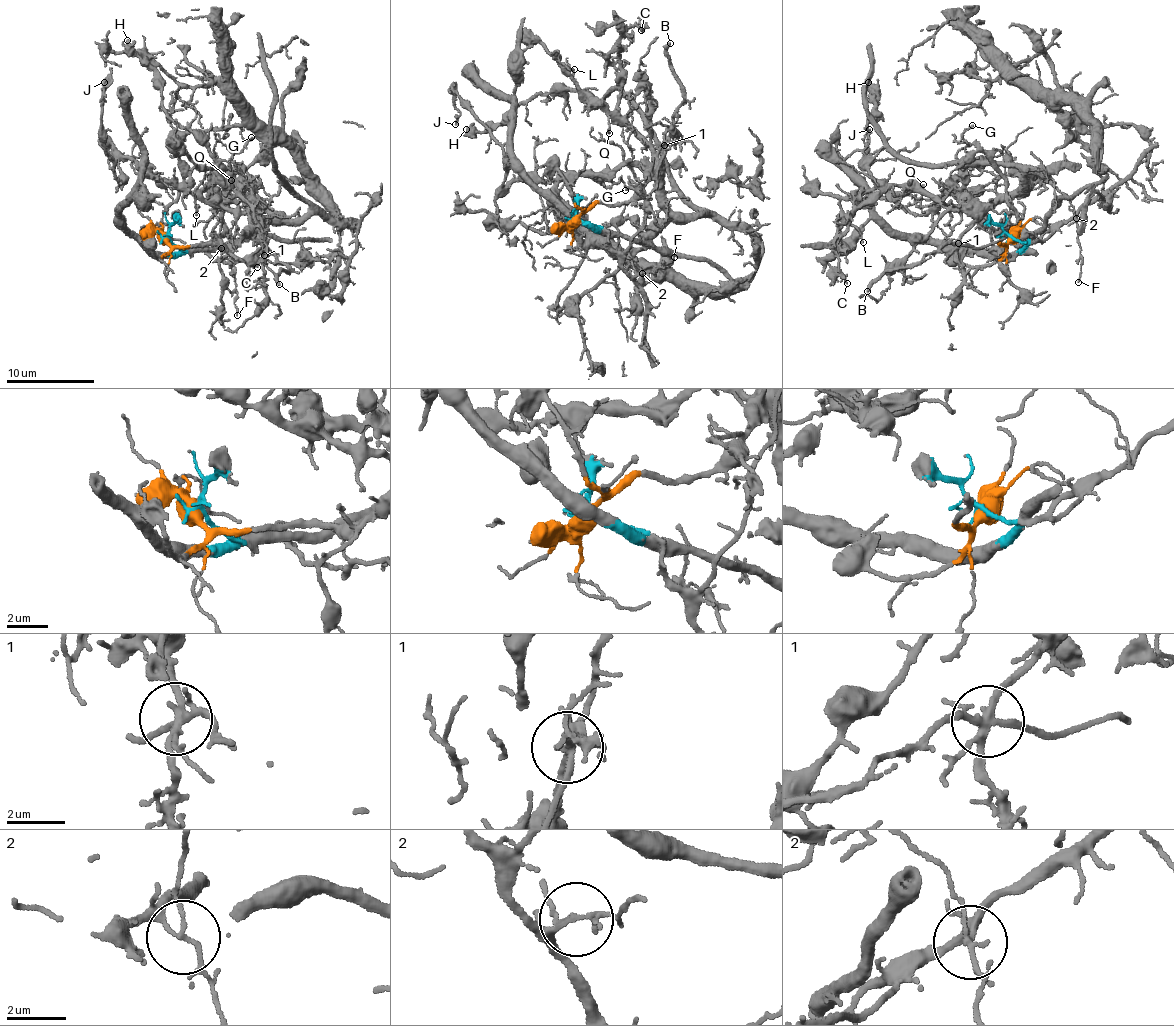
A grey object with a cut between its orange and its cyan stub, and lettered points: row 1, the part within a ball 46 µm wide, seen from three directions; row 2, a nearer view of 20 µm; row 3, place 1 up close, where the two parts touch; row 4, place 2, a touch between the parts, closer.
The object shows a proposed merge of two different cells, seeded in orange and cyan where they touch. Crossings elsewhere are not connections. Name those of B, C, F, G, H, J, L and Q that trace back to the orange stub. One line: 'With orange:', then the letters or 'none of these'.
With orange: C, G, H, J, L, Q

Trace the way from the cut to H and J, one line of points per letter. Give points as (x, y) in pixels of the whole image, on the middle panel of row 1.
H: (576, 218), (635, 193), (652, 163), (651, 144), (570, 90), (535, 94), (500, 123), (476, 133), (467, 129)
J: (576, 218), (597, 203), (625, 203), (649, 172), (619, 164), (506, 187), (501, 143), (455, 92), (456, 124)

